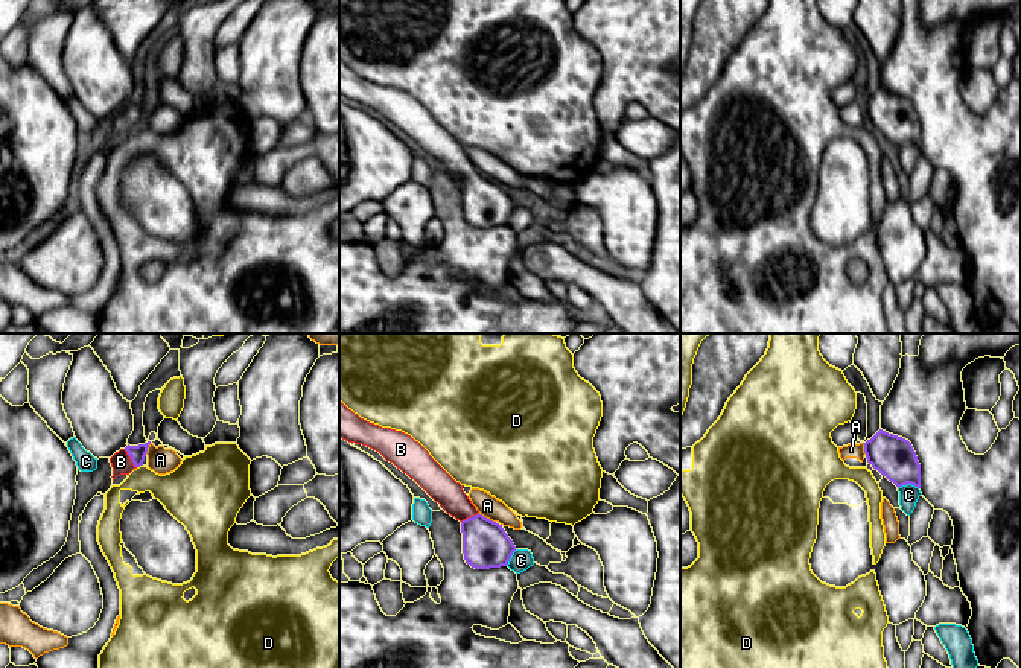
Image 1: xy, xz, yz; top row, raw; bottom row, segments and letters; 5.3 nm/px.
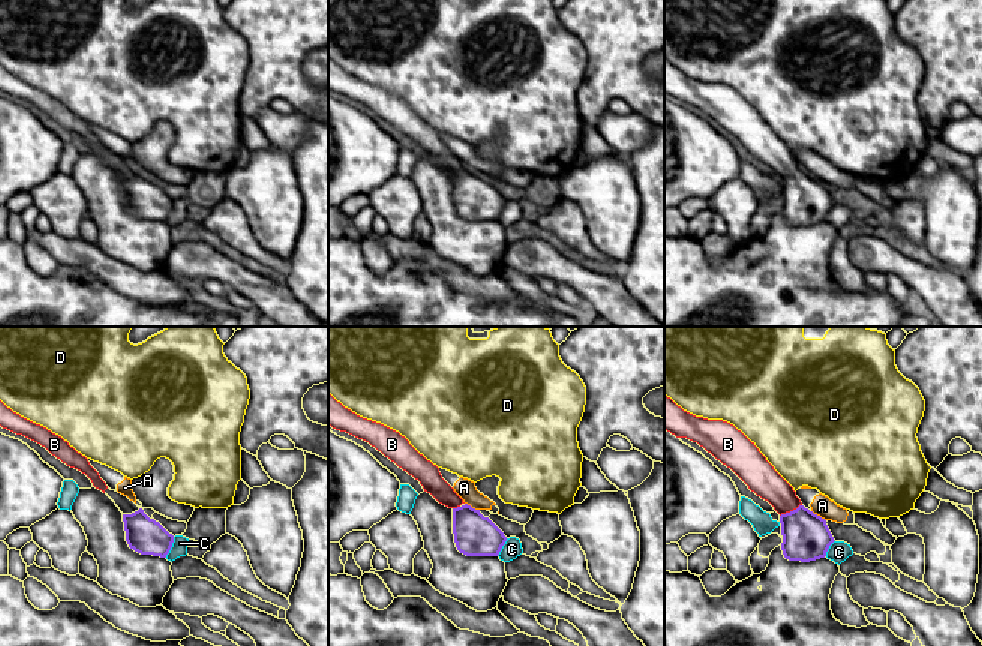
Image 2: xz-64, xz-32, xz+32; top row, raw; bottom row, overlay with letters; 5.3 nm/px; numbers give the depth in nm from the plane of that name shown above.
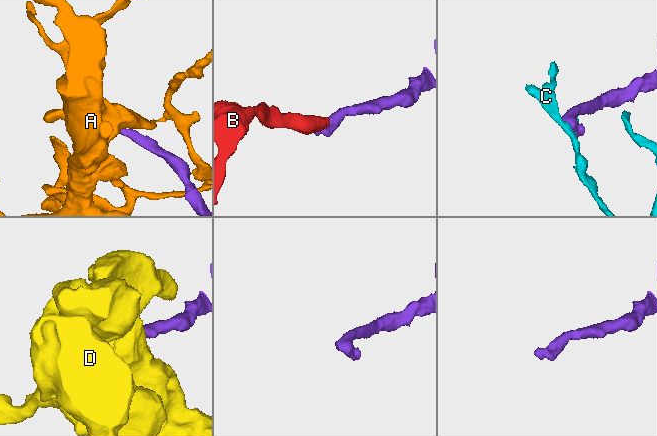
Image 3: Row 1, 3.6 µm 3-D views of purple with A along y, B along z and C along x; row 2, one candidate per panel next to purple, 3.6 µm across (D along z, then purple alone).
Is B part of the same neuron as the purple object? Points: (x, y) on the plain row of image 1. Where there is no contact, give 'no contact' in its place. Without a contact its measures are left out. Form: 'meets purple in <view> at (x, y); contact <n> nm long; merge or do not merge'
meets purple in xy at (131, 117); contact 120 nm long; merge

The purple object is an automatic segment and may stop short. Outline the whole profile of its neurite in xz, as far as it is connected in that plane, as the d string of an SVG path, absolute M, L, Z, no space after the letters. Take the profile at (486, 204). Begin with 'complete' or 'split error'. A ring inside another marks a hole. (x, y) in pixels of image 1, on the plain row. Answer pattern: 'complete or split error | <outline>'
split error | M339 59L339 97L367 105L414 138L461 181L463 213L475 228L507 225L516 205L502 184L484 177L456 142L411 94L370 82Z

